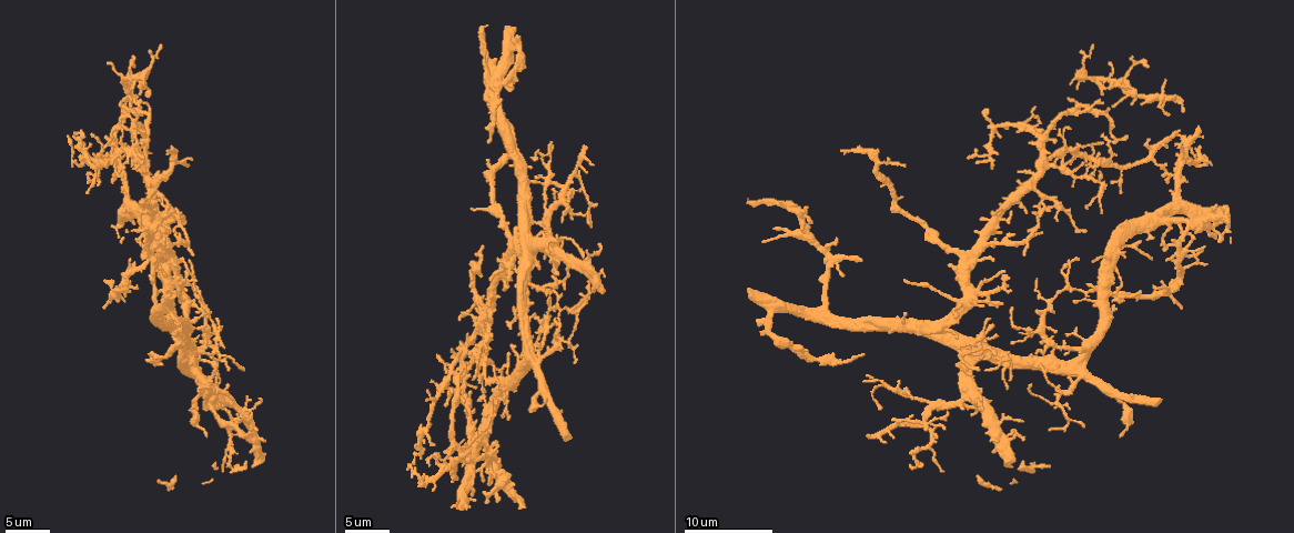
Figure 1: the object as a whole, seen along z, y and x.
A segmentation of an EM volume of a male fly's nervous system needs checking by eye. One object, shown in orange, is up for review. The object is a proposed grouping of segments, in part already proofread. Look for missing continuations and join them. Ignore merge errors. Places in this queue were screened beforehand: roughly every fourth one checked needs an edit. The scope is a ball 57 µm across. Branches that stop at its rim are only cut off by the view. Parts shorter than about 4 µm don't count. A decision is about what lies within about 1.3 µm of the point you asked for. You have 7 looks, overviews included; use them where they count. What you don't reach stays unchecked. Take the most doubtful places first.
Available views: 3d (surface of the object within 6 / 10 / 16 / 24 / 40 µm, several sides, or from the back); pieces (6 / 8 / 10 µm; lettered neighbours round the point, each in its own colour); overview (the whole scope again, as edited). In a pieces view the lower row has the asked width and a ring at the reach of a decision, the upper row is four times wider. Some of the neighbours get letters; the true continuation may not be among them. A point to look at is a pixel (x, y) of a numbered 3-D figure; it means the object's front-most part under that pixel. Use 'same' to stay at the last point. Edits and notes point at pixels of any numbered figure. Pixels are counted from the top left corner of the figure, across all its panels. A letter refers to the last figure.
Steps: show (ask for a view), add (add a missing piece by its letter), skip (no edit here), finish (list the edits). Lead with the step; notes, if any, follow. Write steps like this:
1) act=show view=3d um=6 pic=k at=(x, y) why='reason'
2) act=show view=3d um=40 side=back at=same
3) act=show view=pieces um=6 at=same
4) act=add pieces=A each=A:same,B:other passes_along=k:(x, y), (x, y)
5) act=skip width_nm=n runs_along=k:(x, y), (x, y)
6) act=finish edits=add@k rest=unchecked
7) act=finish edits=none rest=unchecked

act=show view=pieces um=8 pic=1 at=(1137, 293) why='an open end'

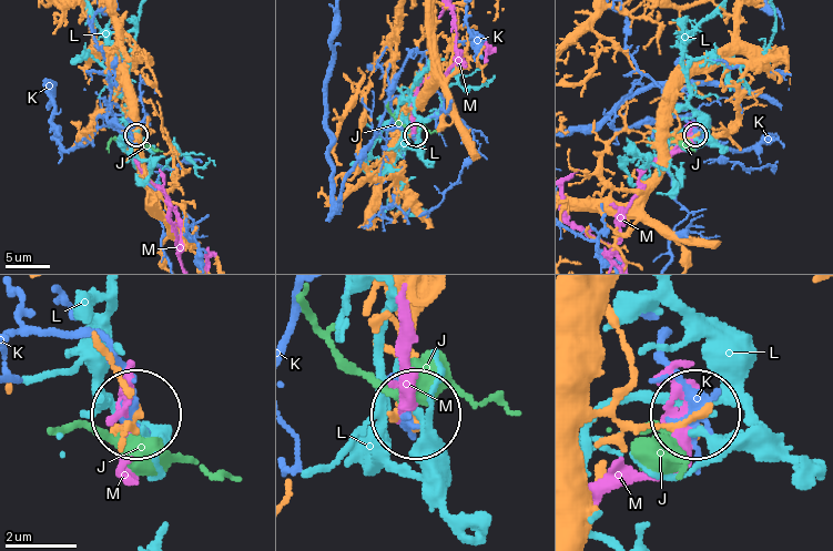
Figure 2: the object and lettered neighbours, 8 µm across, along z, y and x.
act=skip each=J:other,K:other,L:other,M:other runs_along=2:(575, 431), (602, 417), (689, 417) found='no lettered piece goes on from it'

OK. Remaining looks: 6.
act=show view=3d um=10 pic=1 at=(259, 398) why='thin end'

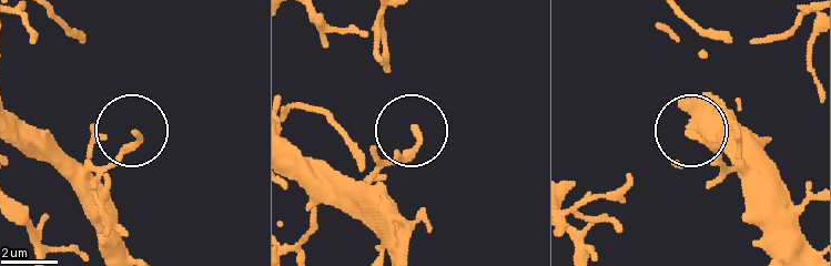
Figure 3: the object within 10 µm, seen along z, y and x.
act=show view=pieces um=8 pic=3 at=(134, 134) why='see the neighbours'

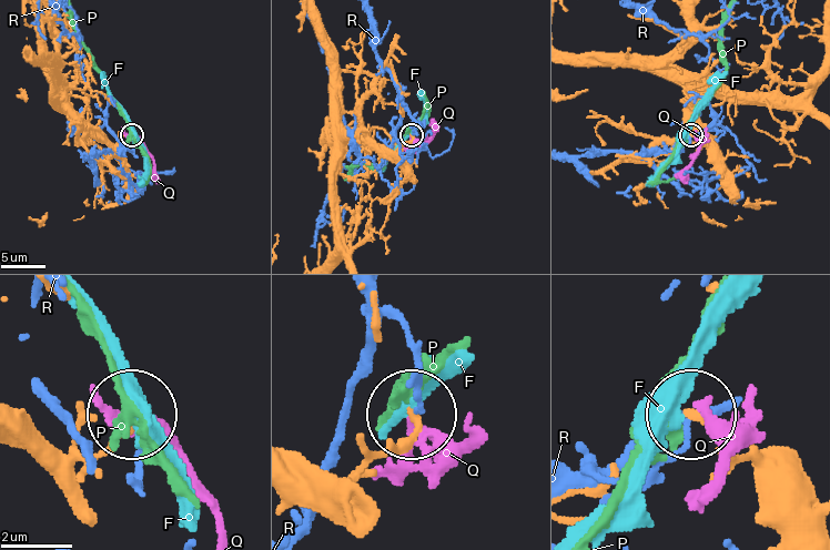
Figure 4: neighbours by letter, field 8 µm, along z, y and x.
act=skip width_nm=180 each=F:other,P:other,Q:other,R:other found='none of them fits'

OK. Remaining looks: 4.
act=show view=pieces um=10 pic=1 at=(1153, 260) why='an open end'

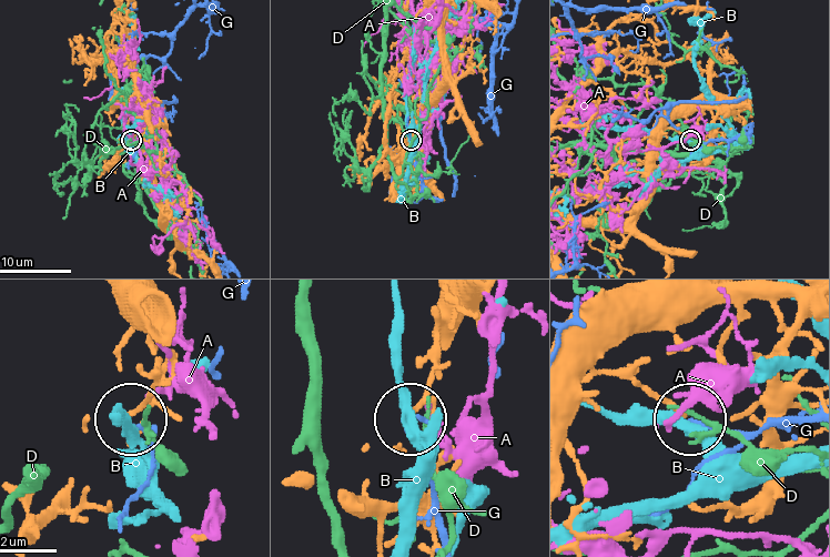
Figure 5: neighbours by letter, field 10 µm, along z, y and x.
act=skip each=A:other,B:other,D:other,G:other found='none of them fits'

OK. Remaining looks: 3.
act=finish edits=none rest=unchecked

